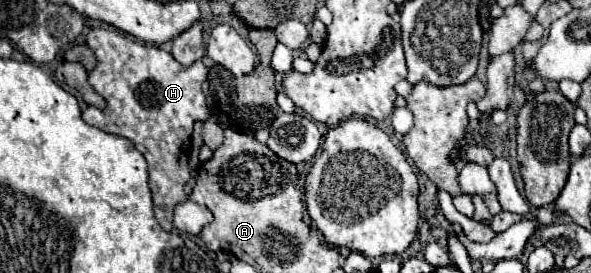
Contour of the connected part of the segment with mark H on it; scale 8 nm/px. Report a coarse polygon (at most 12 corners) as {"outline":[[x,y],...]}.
{"outline":[[103,27],[85,123],[149,165],[165,231],[185,201],[207,67]]}

